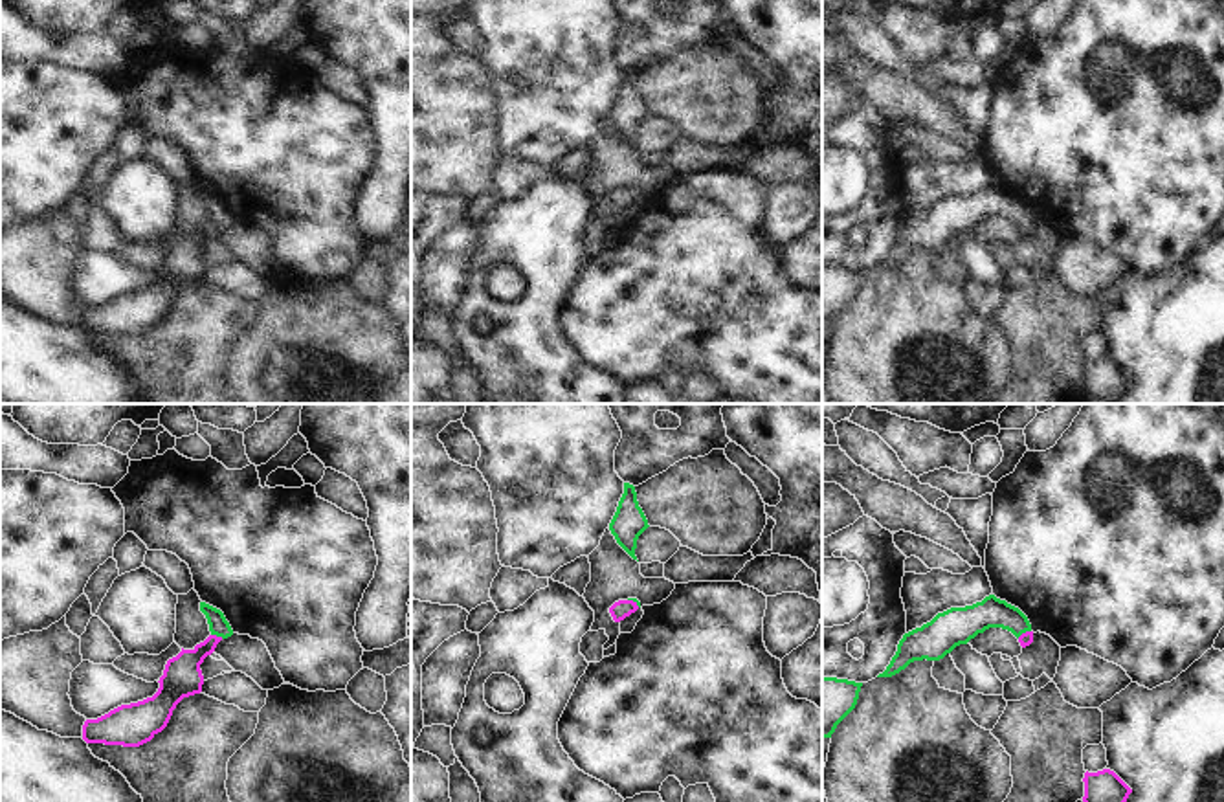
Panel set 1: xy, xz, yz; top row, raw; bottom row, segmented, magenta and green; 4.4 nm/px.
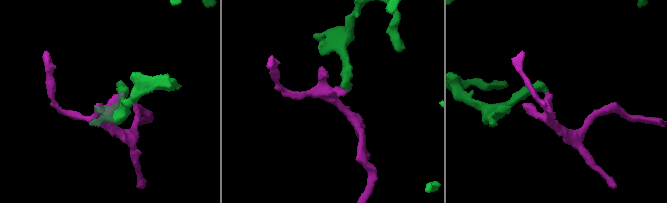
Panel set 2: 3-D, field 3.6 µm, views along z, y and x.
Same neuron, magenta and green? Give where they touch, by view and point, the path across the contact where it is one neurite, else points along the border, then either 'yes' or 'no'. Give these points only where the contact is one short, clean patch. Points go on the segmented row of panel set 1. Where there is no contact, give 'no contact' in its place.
meets magenta in xy at (215, 635); runs through xy (182, 676), (184, 668), (215, 635), (219, 626); yes

